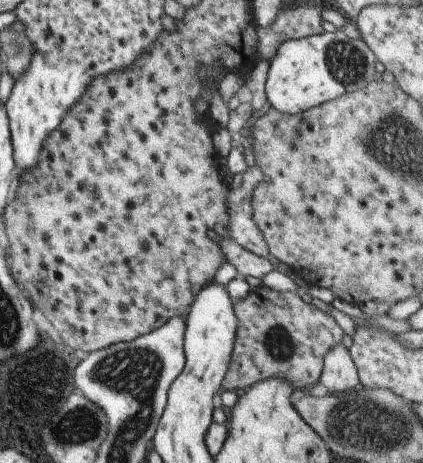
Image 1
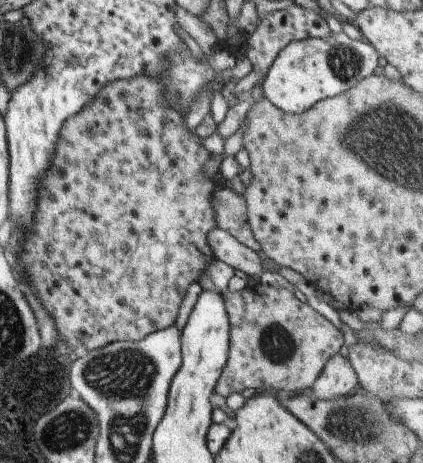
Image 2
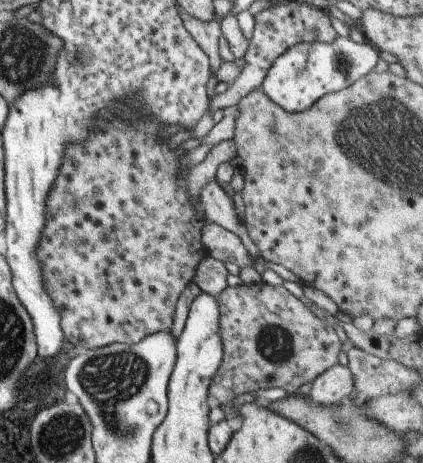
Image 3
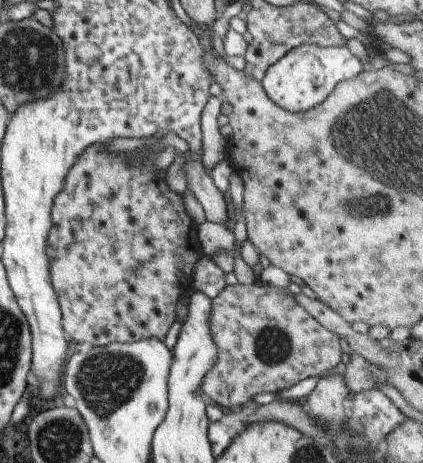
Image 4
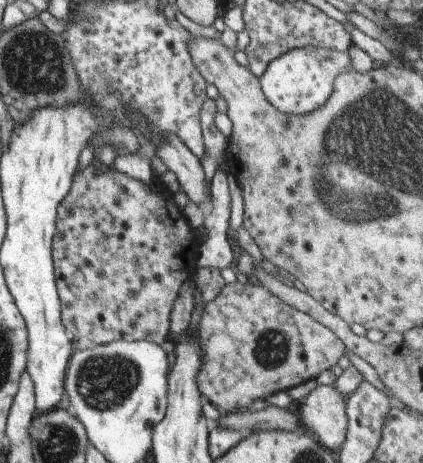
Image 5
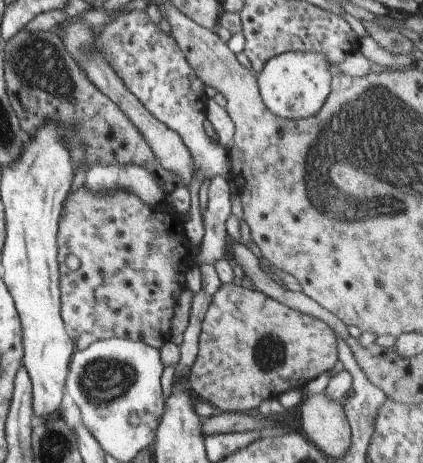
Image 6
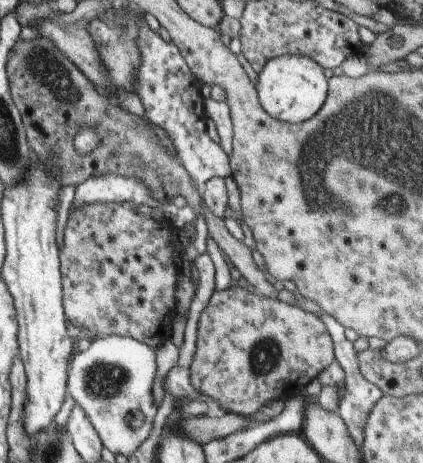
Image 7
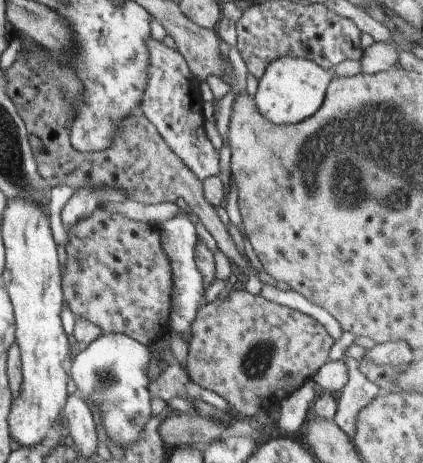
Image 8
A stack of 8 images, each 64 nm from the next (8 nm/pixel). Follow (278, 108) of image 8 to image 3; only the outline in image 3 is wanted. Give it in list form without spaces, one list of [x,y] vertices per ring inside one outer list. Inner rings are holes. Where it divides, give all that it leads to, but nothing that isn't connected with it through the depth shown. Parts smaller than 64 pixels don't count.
[[[337,35],[330,43],[311,41],[286,48],[268,68],[259,90],[284,111],[298,113],[323,95],[344,89],[379,67],[379,55],[369,42],[358,43],[350,36]]]

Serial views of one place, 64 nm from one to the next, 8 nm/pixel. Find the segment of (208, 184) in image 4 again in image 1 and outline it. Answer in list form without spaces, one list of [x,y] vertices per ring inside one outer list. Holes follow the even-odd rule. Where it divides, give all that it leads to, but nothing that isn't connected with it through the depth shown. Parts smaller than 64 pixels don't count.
[[[256,165],[246,168],[242,174],[241,186],[228,190],[227,216],[228,237],[246,252],[266,259],[270,253],[263,234],[252,220],[251,213],[252,191],[263,178]]]

